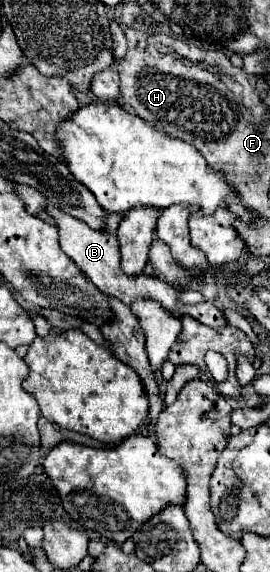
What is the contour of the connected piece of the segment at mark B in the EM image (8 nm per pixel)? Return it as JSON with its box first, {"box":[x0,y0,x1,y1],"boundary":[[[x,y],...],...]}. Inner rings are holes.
{"box":[49,203,229,327],"boundary":[[[49,203],[49,215],[57,221],[57,229],[59,229],[59,243],[61,243],[61,249],[73,259],[73,263],[87,275],[87,279],[99,289],[103,291],[105,295],[111,295],[111,297],[117,297],[121,299],[123,303],[131,305],[133,301],[139,301],[139,299],[153,299],[157,303],[163,305],[163,309],[167,309],[169,313],[177,315],[177,317],[183,317],[183,315],[191,315],[195,317],[197,321],[209,325],[209,327],[225,327],[229,325],[223,311],[217,309],[213,303],[197,303],[197,305],[185,305],[179,301],[179,289],[157,279],[157,277],[151,277],[151,275],[137,275],[137,277],[129,277],[121,271],[119,267],[119,261],[121,261],[121,255],[119,255],[119,249],[117,249],[117,237],[115,235],[109,235],[105,231],[97,231],[97,229],[91,229],[87,223],[83,221],[77,221],[75,217],[69,217],[67,213],[61,213],[61,209],[53,207]]]}

